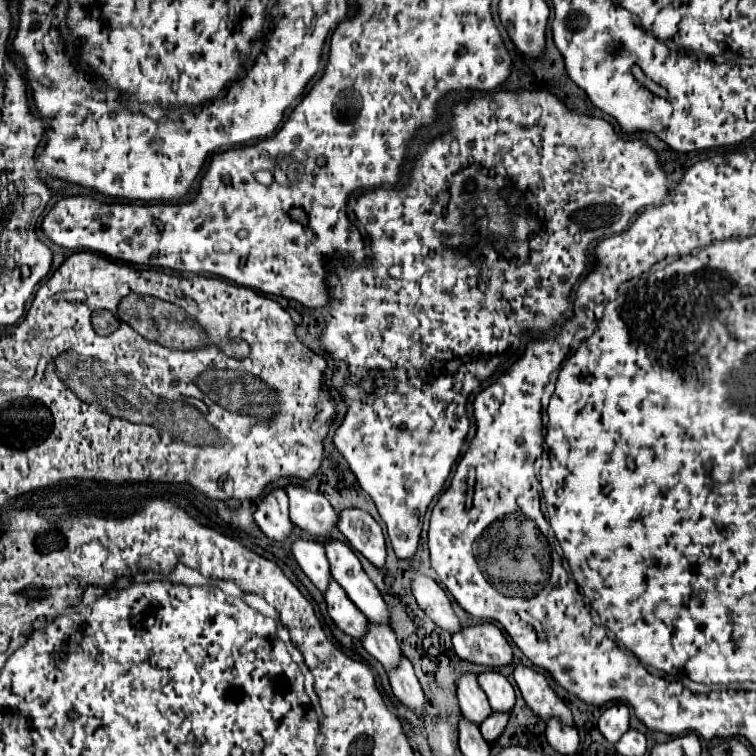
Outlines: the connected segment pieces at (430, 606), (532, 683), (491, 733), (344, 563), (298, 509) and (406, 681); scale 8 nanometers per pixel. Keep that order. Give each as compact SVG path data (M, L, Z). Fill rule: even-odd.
M416 572L412 576L412 594L418 602L418 606L444 630L448 632L458 632L460 630L460 622L456 618L456 614L452 612L450 600L446 596L446 592L426 574Z
M518 660L518 662L514 662L514 680L516 680L526 704L540 718L548 720L548 716L560 716L566 724L574 724L568 706L556 696L556 692L552 690L552 686L544 674L536 672L534 668L526 668Z
M492 712L492 714L480 724L480 732L482 732L484 740L492 744L492 742L500 736L500 732L504 730L506 722L508 722L508 712Z
M326 540L324 550L326 550L326 558L330 562L332 578L344 588L344 592L356 604L356 608L368 620L386 620L388 622L388 608L382 600L378 588L372 584L372 580L362 570L360 560L352 552L352 548L340 540Z
M288 484L286 494L290 500L290 520L316 538L330 538L330 530L338 520L330 502L298 484Z
M402 656L398 666L394 670L390 670L388 676L390 676L390 686L392 686L394 696L402 704L406 704L408 708L412 708L414 712L418 712L422 716L424 714L424 708L422 708L424 692L420 688L420 682L414 674L414 668L412 668L410 660L406 656Z

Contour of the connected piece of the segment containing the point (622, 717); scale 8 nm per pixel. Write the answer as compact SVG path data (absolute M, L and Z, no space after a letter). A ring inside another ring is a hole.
M614 704L610 708L604 710L604 714L598 720L598 728L604 734L604 738L612 744L616 744L616 740L620 740L620 736L628 730L628 706L626 704Z

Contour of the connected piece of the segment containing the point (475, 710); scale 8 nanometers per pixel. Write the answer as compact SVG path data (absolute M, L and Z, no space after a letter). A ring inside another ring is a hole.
M466 672L458 678L456 696L458 696L462 714L472 716L472 720L476 720L476 724L480 724L480 720L484 720L484 716L488 716L488 712L492 712L488 698L478 684L478 678L472 672Z

